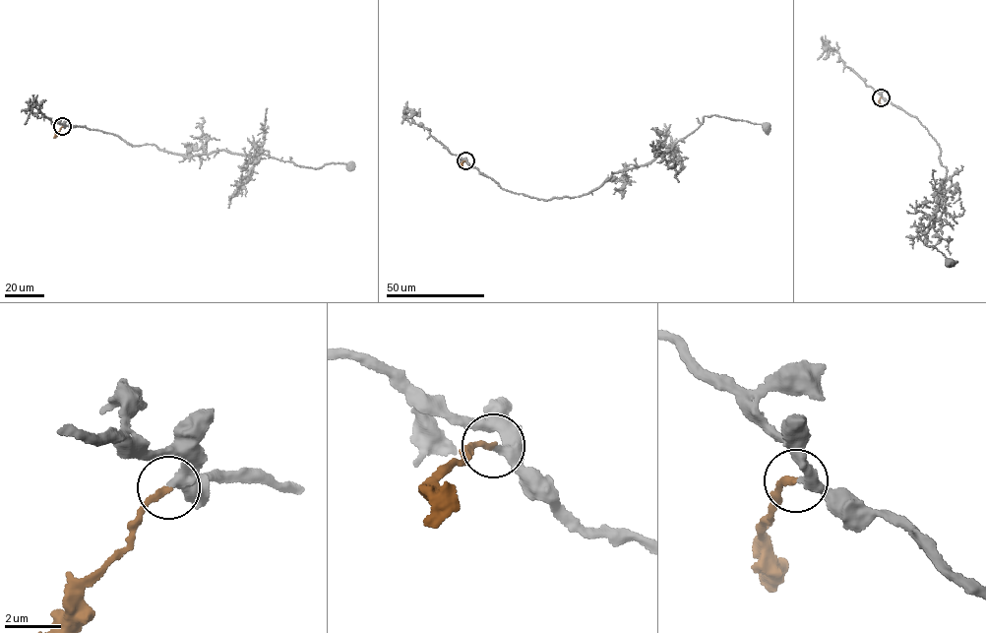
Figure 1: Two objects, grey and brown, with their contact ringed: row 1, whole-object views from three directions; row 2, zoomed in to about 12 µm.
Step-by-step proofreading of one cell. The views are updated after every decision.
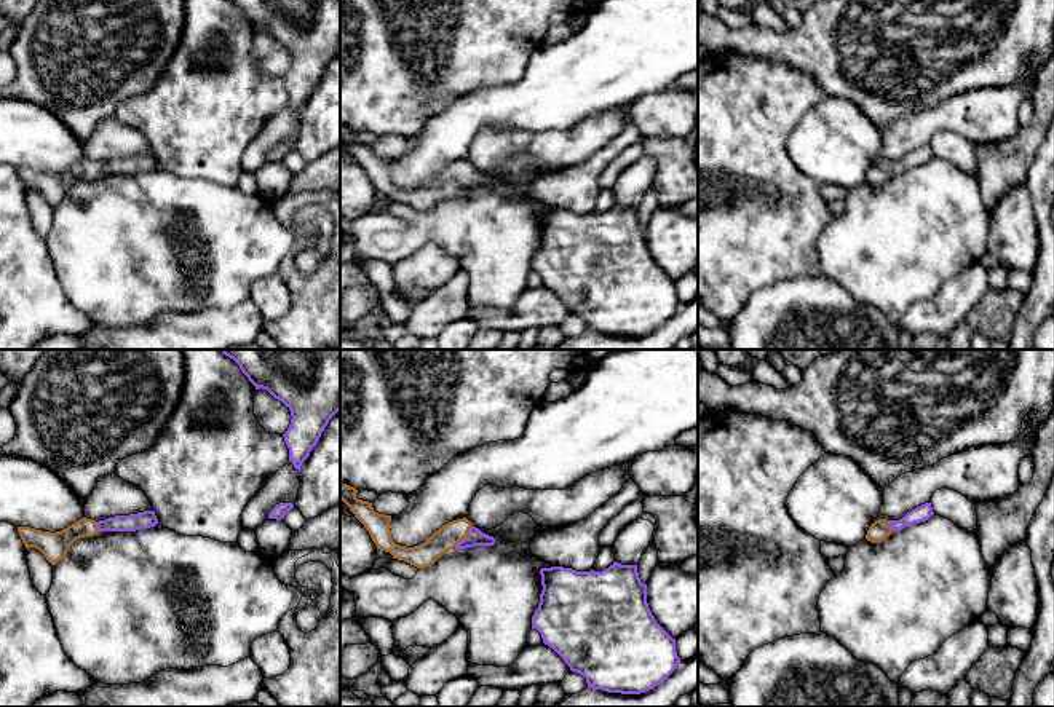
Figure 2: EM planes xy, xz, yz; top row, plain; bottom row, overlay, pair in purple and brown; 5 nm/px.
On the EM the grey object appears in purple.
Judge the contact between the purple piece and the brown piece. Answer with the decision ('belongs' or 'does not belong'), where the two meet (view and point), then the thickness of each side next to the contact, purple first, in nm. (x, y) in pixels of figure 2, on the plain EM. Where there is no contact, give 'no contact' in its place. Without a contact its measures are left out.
belongs; contact xz (467, 179); calibres 80 and 120 nm

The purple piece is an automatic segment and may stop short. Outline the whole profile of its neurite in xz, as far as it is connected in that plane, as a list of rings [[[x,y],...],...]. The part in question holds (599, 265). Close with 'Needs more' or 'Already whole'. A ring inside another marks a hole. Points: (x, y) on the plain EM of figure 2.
[[[613,204],[608,211],[602,214],[577,214],[564,209],[541,211],[541,228],[540,246],[532,259],[532,271],[541,276],[543,286],[553,290],[572,314],[577,314],[586,321],[588,330],[602,332],[607,335],[621,337],[640,337],[653,332],[656,327],[663,326],[679,308],[680,300],[676,294],[676,281],[672,281],[655,262],[647,246],[647,227],[644,227],[637,215],[637,207],[621,207]]]. Already whole

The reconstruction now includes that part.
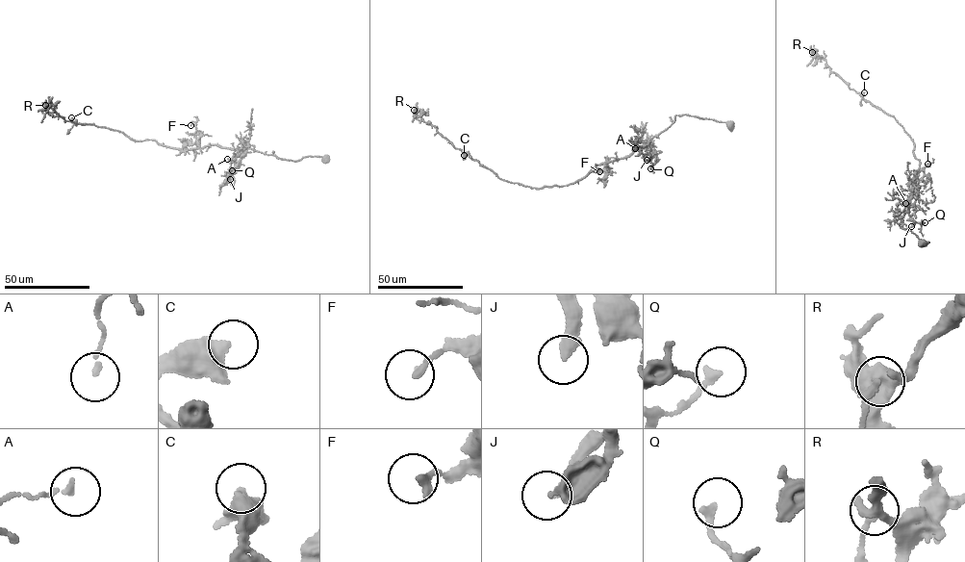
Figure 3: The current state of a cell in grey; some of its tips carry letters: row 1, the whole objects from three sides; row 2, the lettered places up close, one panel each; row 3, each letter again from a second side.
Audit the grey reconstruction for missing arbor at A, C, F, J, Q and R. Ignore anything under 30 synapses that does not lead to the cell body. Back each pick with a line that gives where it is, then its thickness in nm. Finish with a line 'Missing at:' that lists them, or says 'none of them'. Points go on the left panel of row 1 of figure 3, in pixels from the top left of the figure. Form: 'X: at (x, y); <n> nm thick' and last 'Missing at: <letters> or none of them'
J: at (230, 179); 360 nm thick
Missing at: J

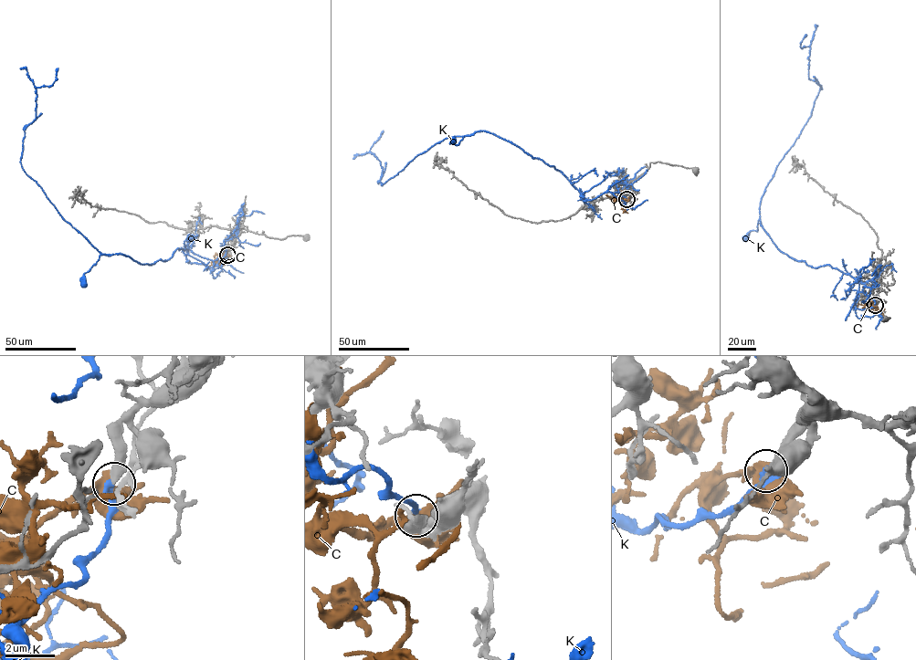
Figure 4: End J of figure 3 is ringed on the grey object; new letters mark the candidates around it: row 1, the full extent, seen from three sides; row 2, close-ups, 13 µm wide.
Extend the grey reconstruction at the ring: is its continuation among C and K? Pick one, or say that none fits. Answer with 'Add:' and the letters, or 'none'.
Add: none

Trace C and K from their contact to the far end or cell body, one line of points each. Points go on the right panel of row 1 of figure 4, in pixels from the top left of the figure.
C: (876, 304), (871, 306), (872, 312), (879, 310), (879, 314), (883, 315)
K: (875, 304), (855, 308), (858, 283), (828, 265), (814, 267), (784, 253), (759, 219), (756, 231), (744, 238)

